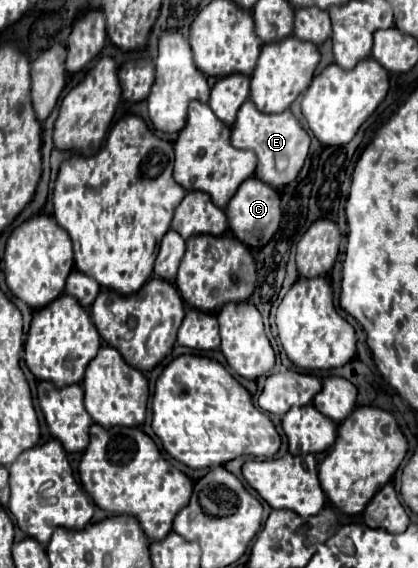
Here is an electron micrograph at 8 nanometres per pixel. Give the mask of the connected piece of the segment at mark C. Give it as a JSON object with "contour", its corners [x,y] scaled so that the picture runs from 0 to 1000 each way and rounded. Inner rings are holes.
{"contour":[[[596,312],[572,326],[572,333],[557,343],[557,350],[548,354],[538,375],[548,386],[548,403],[572,424],[586,424],[586,431],[596,431],[596,435],[629,435],[667,403],[672,354],[653,329],[620,319],[615,312]]]}

